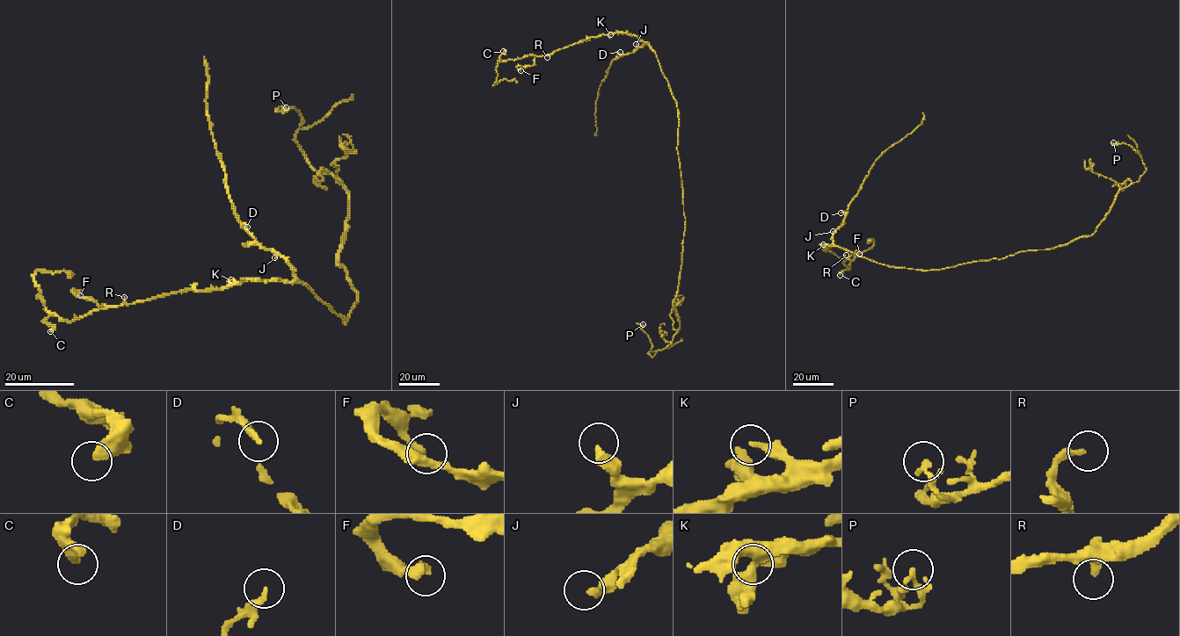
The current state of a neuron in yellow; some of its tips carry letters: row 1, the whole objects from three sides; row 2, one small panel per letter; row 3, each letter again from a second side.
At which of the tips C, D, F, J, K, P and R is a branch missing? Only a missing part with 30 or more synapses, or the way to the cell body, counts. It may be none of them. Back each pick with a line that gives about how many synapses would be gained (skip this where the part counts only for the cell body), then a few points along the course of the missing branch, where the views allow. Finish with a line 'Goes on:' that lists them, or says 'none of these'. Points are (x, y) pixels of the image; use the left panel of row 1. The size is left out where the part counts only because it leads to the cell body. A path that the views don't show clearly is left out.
R: Roughly 70 synapses. Course of what is missing: (124, 297), (120, 291), (93, 291), (79, 273), (59, 271)
Goes on: R

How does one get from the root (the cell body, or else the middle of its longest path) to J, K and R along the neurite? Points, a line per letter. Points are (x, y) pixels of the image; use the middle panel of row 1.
J: (678, 136), (677, 102), (655, 51), (648, 44), (638, 46), (636, 44)
K: (678, 136), (677, 102), (655, 51), (636, 36), (622, 32), (610, 34)
R: (678, 136), (677, 102), (655, 51), (637, 37), (622, 32), (590, 37), (553, 51), (547, 57)

